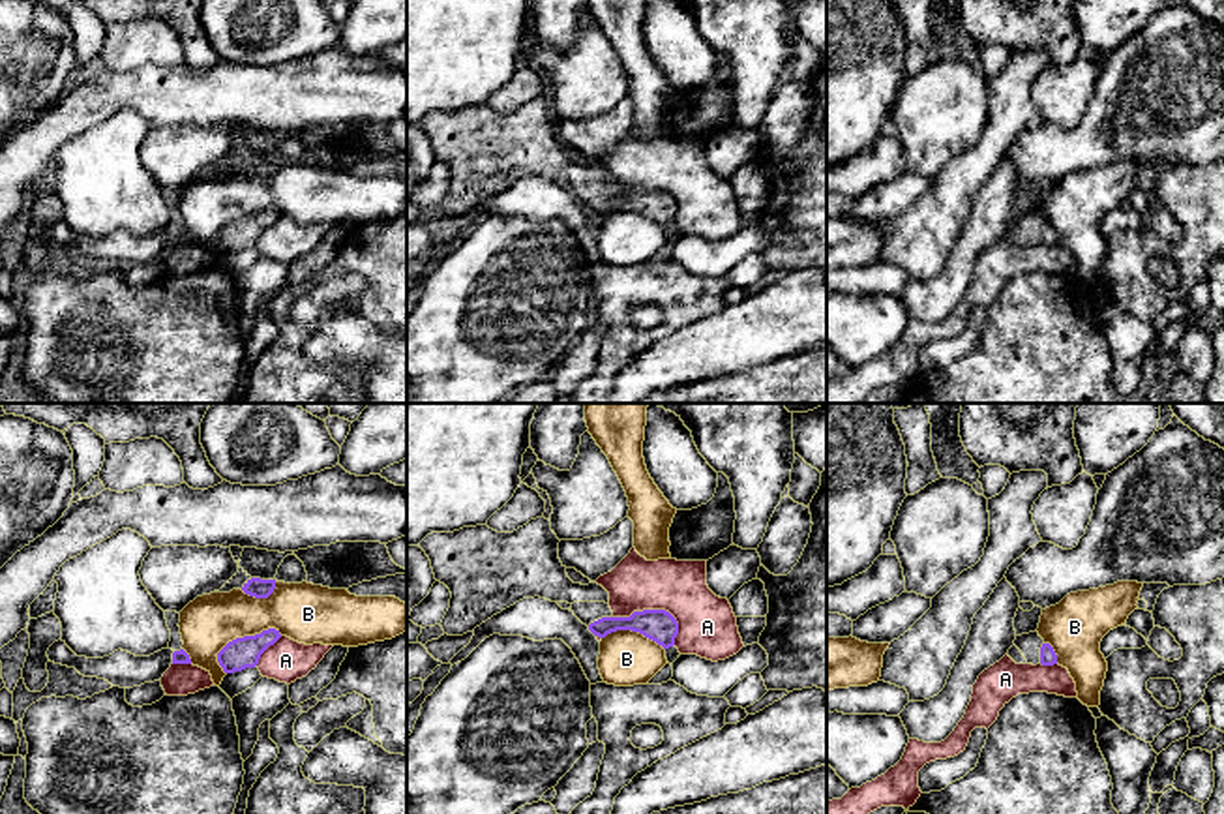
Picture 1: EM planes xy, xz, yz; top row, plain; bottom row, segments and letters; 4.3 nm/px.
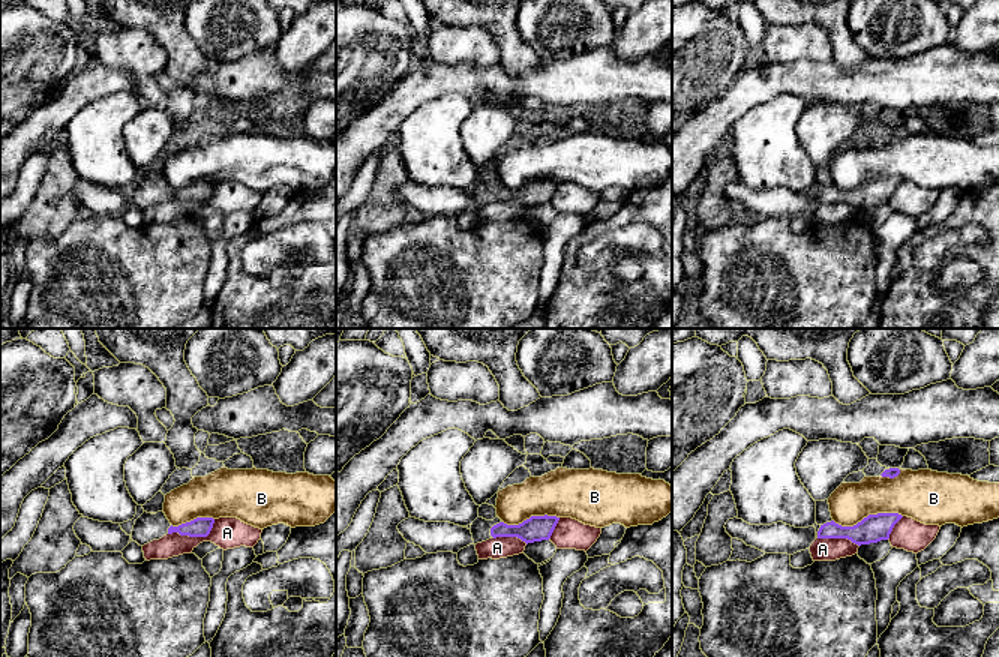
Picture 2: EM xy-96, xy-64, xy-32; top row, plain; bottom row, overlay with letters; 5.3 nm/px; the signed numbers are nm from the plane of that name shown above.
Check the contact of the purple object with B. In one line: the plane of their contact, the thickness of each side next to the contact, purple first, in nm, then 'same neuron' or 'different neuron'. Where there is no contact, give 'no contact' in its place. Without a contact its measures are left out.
meets purple in xy; 140 nm thick on the purple side, 240 nm on the other; different neuron

